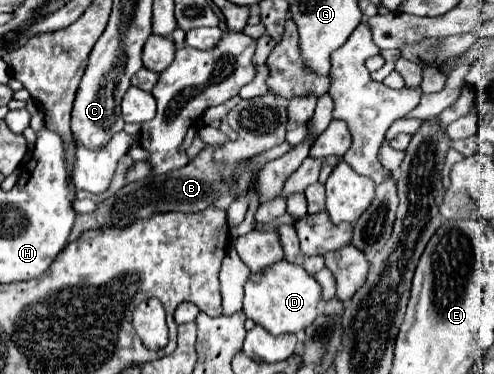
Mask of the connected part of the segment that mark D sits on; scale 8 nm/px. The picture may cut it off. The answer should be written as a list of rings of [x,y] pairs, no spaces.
[[[286,260],[268,266],[262,274],[252,274],[244,284],[244,314],[256,324],[264,326],[270,334],[300,332],[306,330],[318,316],[322,302],[322,286],[302,266],[294,266]]]

